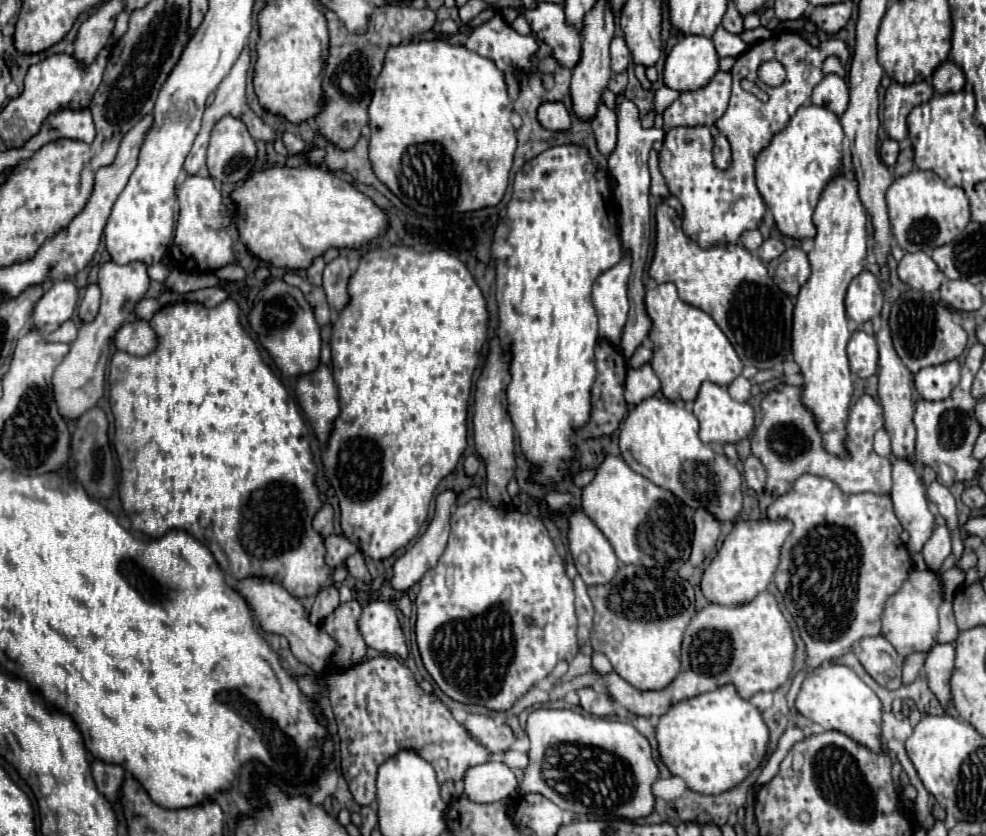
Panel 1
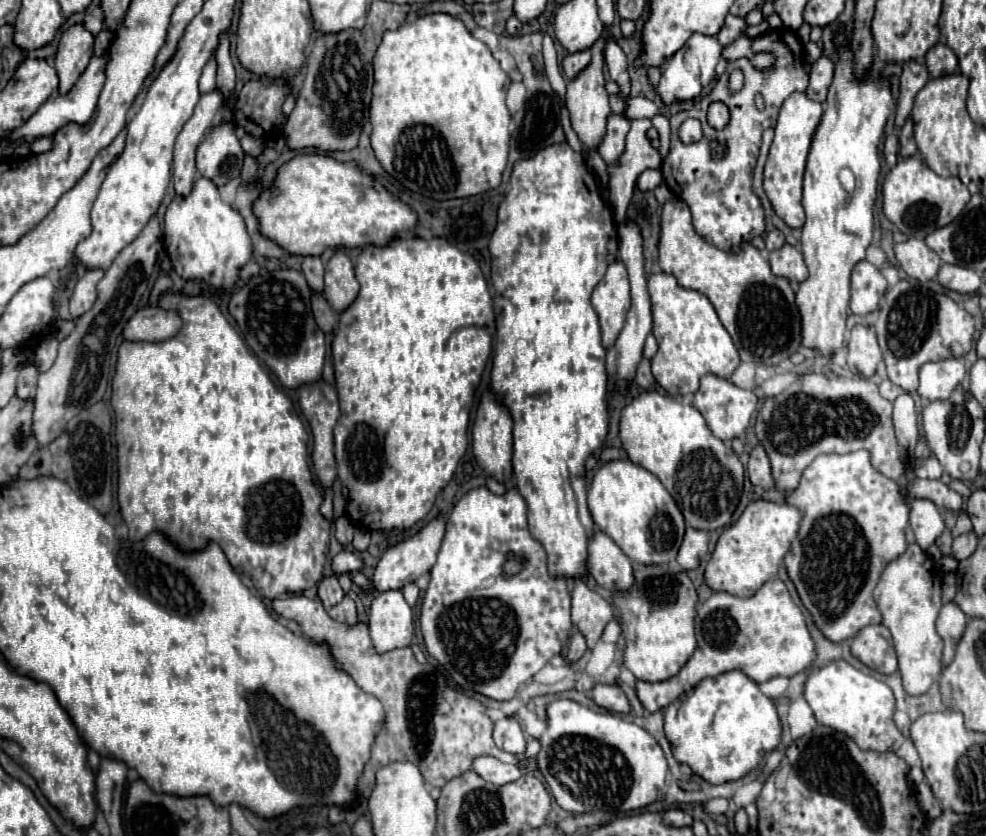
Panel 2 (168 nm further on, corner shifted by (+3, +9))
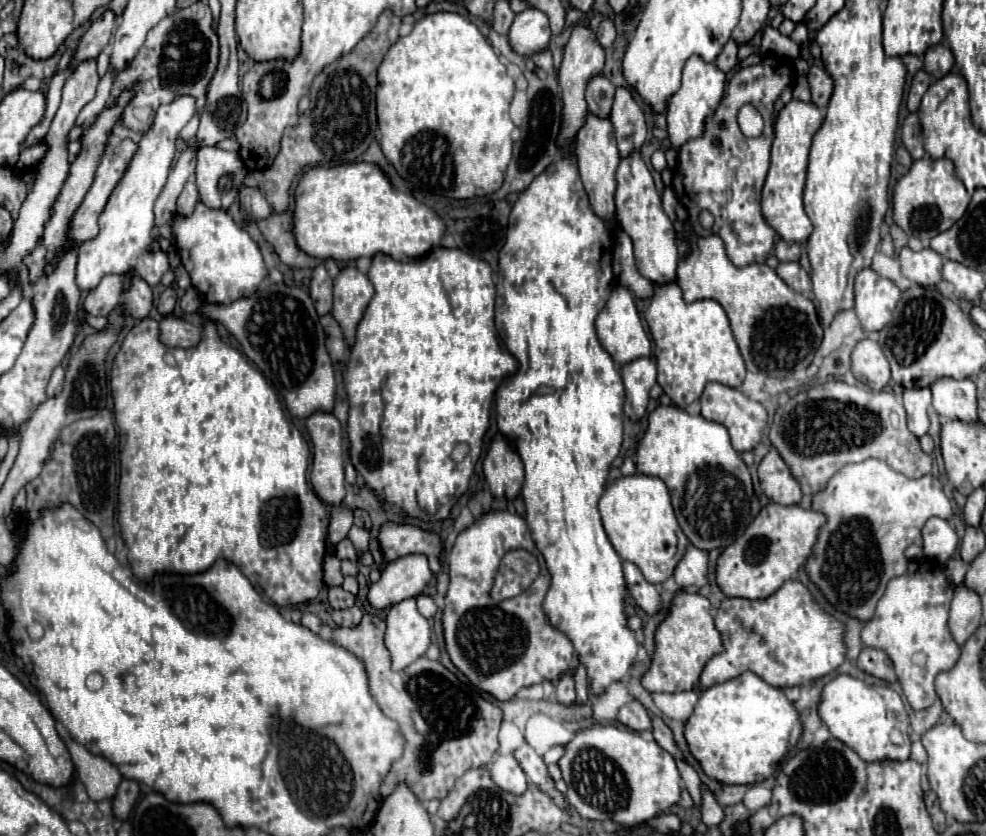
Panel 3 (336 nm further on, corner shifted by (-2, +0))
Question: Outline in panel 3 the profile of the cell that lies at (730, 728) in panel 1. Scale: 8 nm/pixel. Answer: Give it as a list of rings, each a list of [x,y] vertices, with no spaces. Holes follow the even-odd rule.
[[[744,672],[738,678],[704,690],[704,694],[696,702],[694,714],[686,722],[684,736],[690,746],[690,752],[702,764],[706,776],[722,784],[756,784],[772,776],[774,766],[782,760],[788,748],[792,744],[798,744],[802,736],[802,722],[800,714],[796,712],[794,704],[786,698],[784,690],[766,684],[754,672]]]

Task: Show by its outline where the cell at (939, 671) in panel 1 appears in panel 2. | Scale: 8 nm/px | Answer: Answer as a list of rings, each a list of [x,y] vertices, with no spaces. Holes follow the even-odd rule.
[[[955,603],[943,605],[939,619],[937,619],[937,633],[943,639],[943,667],[951,665],[951,661],[955,657],[957,641],[963,635],[965,623],[967,623],[967,617]]]

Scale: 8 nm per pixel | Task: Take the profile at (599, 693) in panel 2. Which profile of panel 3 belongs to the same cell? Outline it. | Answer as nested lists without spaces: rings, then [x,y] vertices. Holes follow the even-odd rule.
[[[638,700],[622,706],[622,708],[620,708],[620,714],[618,714],[618,720],[620,720],[622,724],[626,724],[628,728],[636,730],[636,732],[652,730],[652,718],[650,718],[648,710],[646,710]]]

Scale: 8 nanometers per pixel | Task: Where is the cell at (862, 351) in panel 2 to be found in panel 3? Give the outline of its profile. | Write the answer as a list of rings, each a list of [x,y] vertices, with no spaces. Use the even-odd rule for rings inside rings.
[[[860,340],[852,352],[852,372],[872,390],[882,390],[890,382],[890,366],[878,342]]]

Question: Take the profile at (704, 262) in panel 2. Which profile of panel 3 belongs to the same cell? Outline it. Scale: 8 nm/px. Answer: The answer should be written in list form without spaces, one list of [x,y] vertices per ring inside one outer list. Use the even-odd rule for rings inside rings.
[[[670,214],[670,218],[674,220],[676,232],[692,244],[692,254],[680,258],[676,274],[684,300],[696,302],[712,298],[720,302],[728,314],[748,372],[776,376],[776,372],[780,374],[808,368],[824,334],[814,302],[786,286],[768,264],[748,264],[746,268],[738,268],[728,260],[720,236],[712,234],[698,238],[692,234],[688,222],[678,222],[676,214]]]

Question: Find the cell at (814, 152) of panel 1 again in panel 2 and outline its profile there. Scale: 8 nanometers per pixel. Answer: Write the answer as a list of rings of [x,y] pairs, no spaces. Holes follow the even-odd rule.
[[[793,93],[781,107],[777,127],[775,127],[775,139],[769,149],[769,157],[765,163],[765,175],[763,175],[763,189],[767,193],[767,199],[773,205],[773,211],[779,219],[783,219],[789,227],[801,227],[805,223],[805,211],[801,207],[801,189],[803,189],[803,173],[807,163],[807,153],[811,149],[811,141],[815,135],[815,129],[819,127],[819,121],[823,117],[823,105],[817,101],[807,99],[805,93]]]

